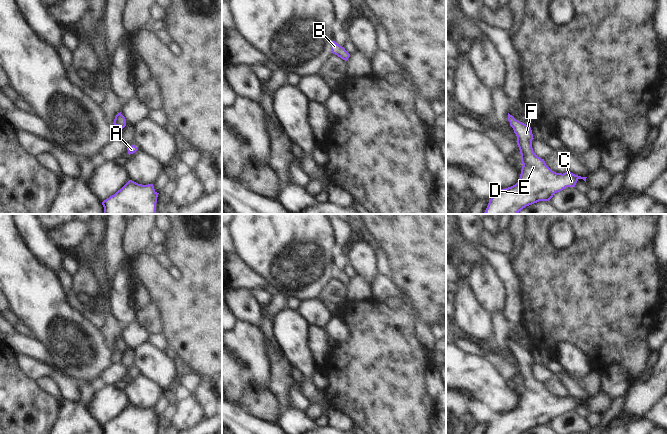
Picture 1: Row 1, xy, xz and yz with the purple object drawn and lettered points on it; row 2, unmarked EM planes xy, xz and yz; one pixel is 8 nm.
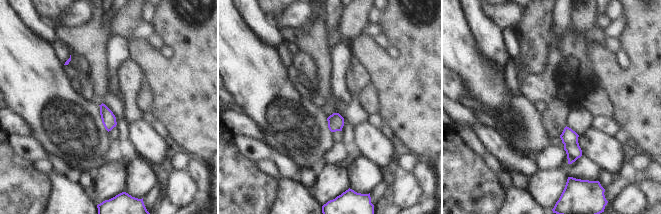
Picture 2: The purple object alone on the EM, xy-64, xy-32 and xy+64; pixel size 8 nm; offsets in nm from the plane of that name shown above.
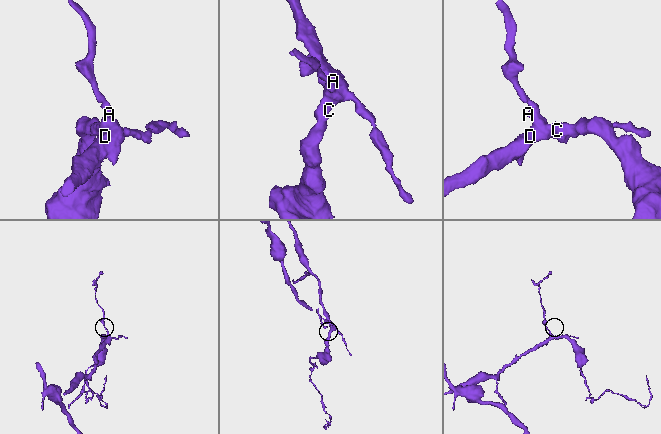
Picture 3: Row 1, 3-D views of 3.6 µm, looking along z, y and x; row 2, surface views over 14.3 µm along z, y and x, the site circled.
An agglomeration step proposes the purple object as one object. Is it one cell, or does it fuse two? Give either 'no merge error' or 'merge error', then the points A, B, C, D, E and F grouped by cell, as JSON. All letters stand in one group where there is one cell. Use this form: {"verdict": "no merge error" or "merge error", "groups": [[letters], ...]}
{"verdict": "no merge error", "groups": [["A", "B", "C", "D", "E", "F"]]}

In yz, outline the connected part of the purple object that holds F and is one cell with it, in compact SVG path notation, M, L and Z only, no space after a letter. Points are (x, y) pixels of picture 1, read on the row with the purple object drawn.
M508 113L508 121L517 136L517 145L521 154L523 164L518 182L505 189L497 189L491 199L484 214L518 214L526 206L532 205L539 201L549 201L553 195L562 191L566 187L575 187L579 179L586 182L587 177L581 177L571 172L556 173L552 171L545 163L544 159L538 157L532 148L533 134L531 127L516 120Z

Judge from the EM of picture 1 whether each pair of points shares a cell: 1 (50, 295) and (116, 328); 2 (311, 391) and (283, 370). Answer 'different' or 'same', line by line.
1: different
2: different

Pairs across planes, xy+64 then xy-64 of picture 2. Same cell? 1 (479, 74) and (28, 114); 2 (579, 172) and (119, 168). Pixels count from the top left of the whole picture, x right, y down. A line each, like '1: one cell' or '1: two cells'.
1: one cell
2: two cells

